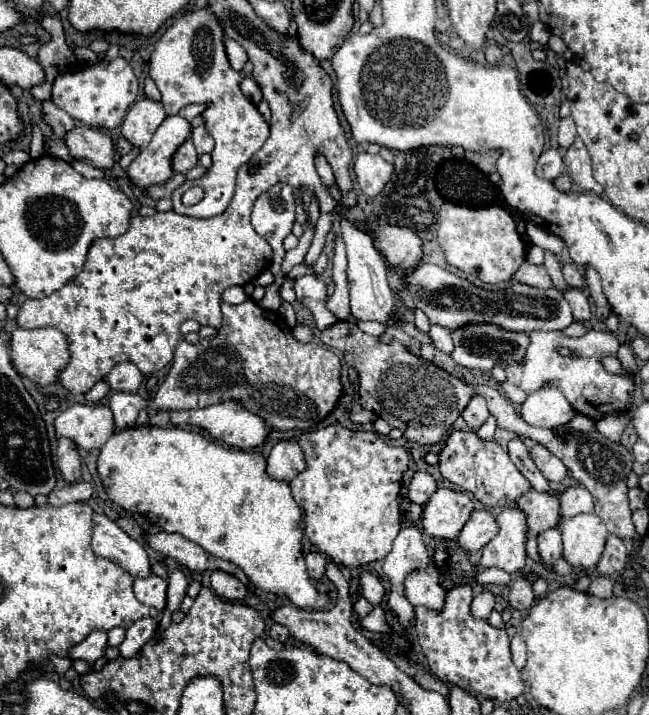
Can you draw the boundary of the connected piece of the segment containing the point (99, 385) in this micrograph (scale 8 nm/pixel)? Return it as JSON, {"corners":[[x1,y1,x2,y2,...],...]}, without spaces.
{"corners":[[100,380,100,382,96,382,94,388,86,394,86,398,88,398,90,402,100,402,100,400,106,398,108,394,110,394,110,386,108,386,108,382,106,382,106,380]]}

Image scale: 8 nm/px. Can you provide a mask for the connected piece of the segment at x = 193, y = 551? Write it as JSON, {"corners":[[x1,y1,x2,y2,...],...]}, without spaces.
{"corners":[[150,532,146,534,148,546,158,550,164,556,174,558,176,562,180,562,182,566,194,570,194,572,206,572,206,570,222,570,228,572,232,576,236,576,240,582,244,582,246,586,250,586,248,576,234,566,232,562,226,562,222,558,216,558,212,554,208,554,206,550,202,550,198,544,186,540,180,534,168,534,168,532]]}

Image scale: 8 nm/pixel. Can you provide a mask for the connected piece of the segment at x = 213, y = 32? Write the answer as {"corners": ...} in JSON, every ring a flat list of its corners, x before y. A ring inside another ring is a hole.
{"corners":[[202,8,202,10,194,10,188,12,184,16,180,16,164,34,162,38,156,42,154,52,150,56,150,78,154,80,154,84,158,86,160,94,162,94,162,106,166,110,168,116,178,114,180,108,188,106,188,104,204,104,206,110,202,112,204,118,204,126,208,130,208,134,214,138,216,146,212,150,212,168,200,178,200,180,186,180,180,187,174,190,172,194,172,204,174,204,174,212,182,214,182,216,192,216,192,218,212,218,218,216,226,210,226,206,232,200,234,194,234,184,236,184,236,172,242,164,246,164,266,142,268,138,268,122,264,120,264,116,258,112,258,108,242,94,240,90,240,80,242,76,230,68,228,56,226,56,226,48,224,48,224,30,218,22,218,18,214,16,214,12,210,8],[193,186,204,188,204,200,198,202,196,206,184,206,182,204,182,194]]}

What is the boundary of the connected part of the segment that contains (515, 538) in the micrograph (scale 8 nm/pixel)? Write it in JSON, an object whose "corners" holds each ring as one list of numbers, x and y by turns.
{"corners":[[508,506,498,516,500,532,498,536,484,546,480,564,484,568,496,566,510,574,520,572,526,564,526,540,528,540,528,524,526,516,520,508]]}

